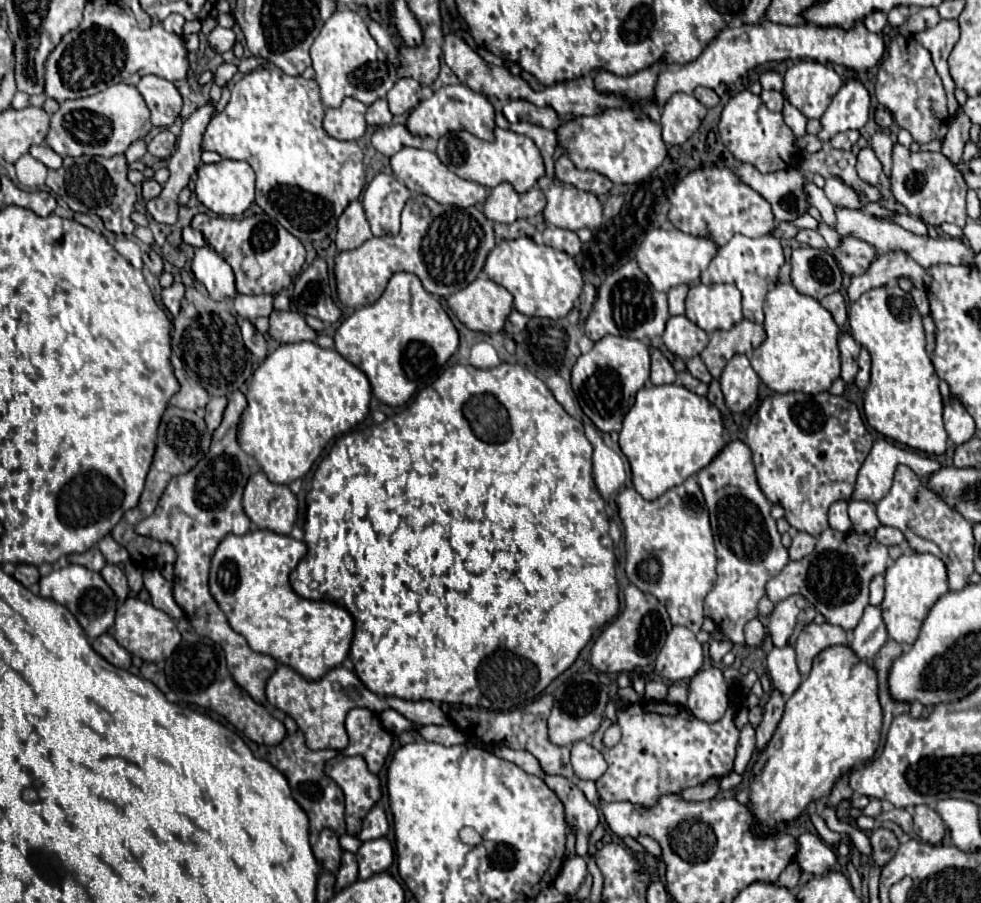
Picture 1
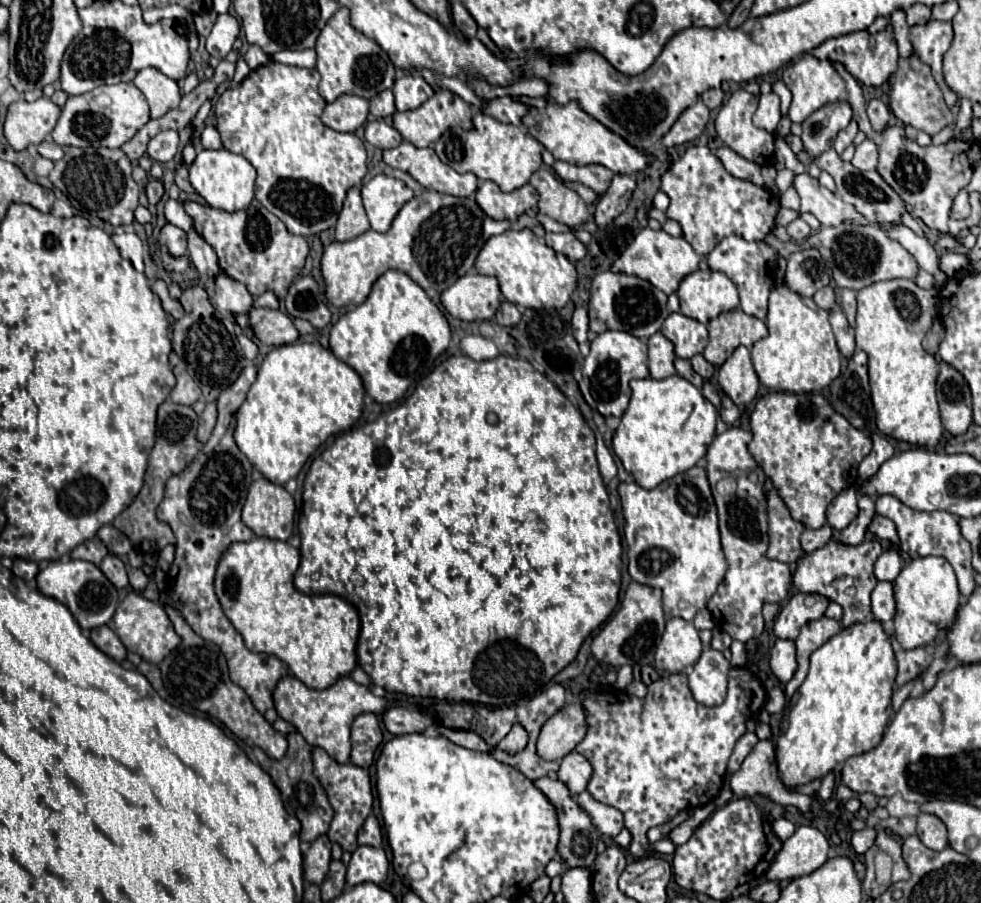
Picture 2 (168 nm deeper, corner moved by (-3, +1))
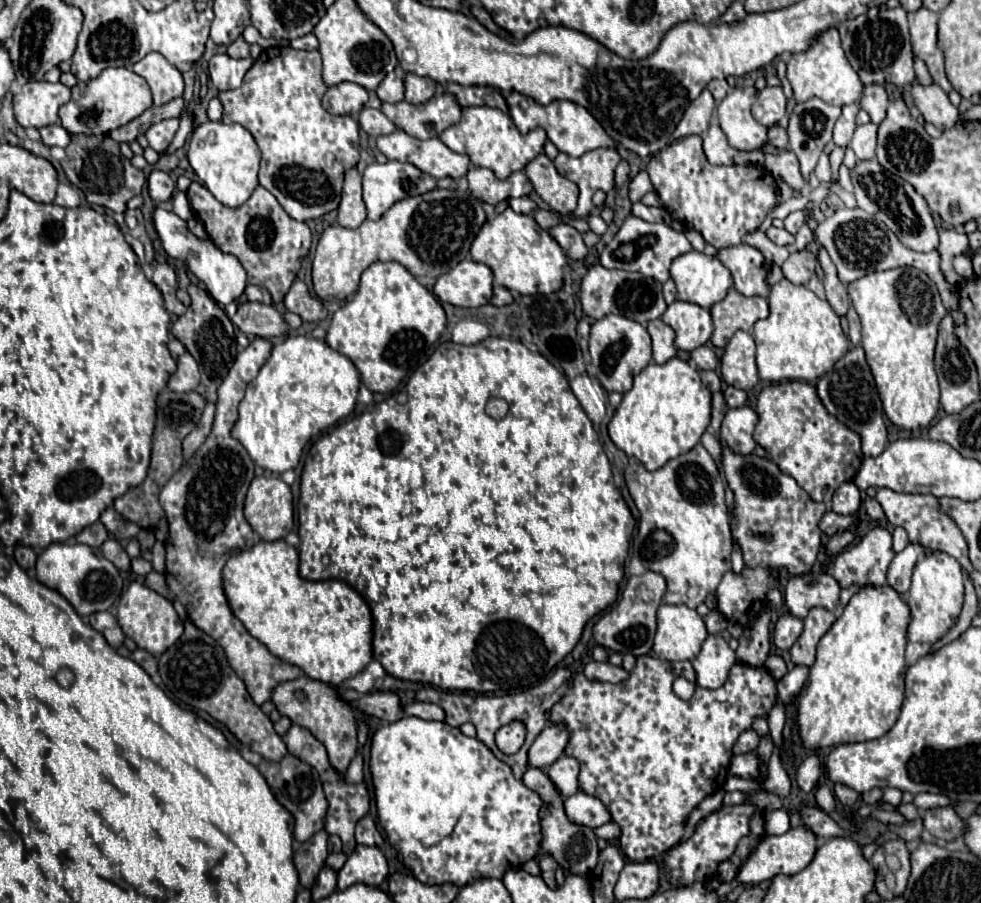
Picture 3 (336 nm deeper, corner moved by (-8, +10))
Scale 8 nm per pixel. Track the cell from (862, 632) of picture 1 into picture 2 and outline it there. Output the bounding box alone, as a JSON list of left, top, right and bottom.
[872,583,896,623]

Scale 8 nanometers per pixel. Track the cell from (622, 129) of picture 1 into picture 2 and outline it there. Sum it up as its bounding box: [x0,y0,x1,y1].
[522,101,654,175]

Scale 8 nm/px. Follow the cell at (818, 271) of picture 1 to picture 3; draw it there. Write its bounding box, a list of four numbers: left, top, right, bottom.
[781,250,819,284]

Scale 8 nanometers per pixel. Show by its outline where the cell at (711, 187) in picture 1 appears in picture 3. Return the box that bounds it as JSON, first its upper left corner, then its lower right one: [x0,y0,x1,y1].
[647,136,777,250]

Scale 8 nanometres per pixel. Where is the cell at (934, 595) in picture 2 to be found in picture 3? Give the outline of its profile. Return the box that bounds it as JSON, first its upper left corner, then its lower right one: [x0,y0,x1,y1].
[905,552,963,644]

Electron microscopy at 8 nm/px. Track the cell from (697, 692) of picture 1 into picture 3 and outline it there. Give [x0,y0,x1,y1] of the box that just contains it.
[693,634,735,688]

